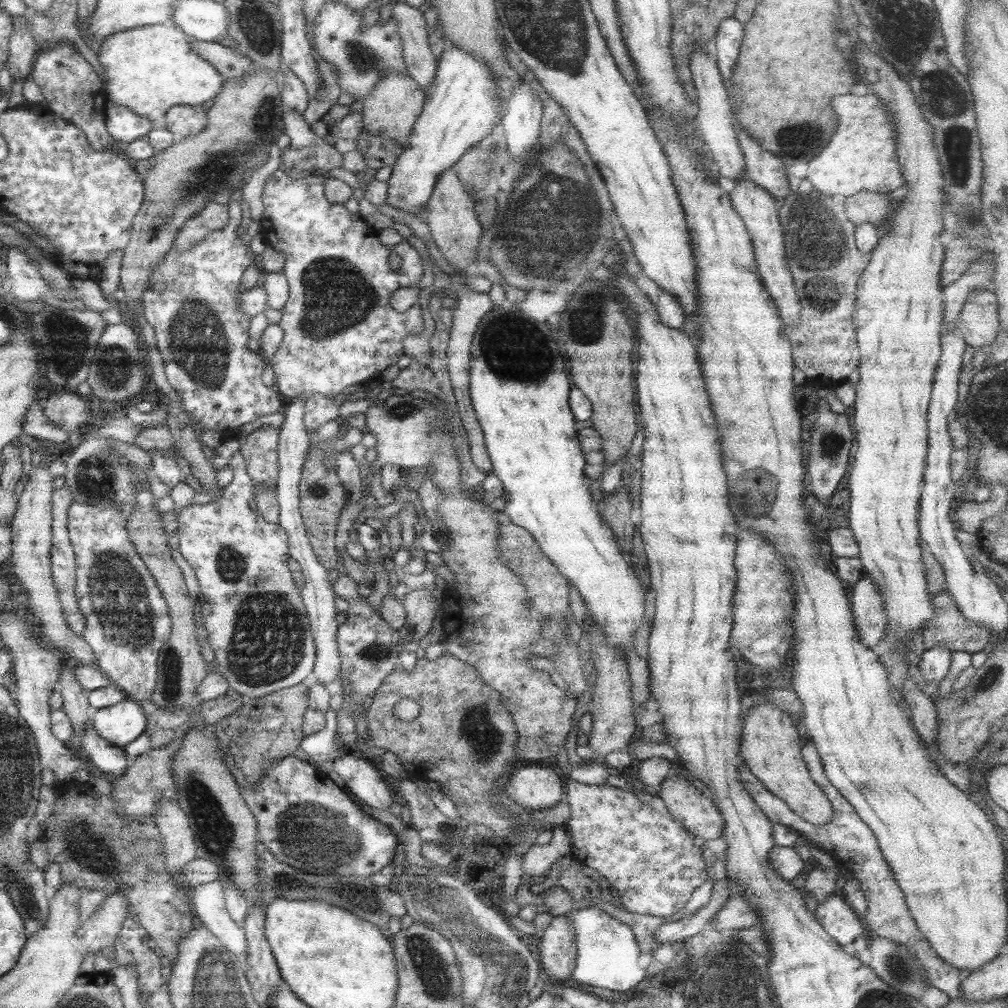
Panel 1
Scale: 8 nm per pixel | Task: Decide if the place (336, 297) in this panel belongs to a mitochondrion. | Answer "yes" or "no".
yes

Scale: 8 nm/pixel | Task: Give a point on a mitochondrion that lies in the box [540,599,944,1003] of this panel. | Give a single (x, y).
(899, 972)

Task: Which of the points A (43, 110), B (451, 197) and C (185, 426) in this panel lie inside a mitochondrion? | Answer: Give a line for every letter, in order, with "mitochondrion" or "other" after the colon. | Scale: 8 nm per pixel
A: other
B: other
C: other

